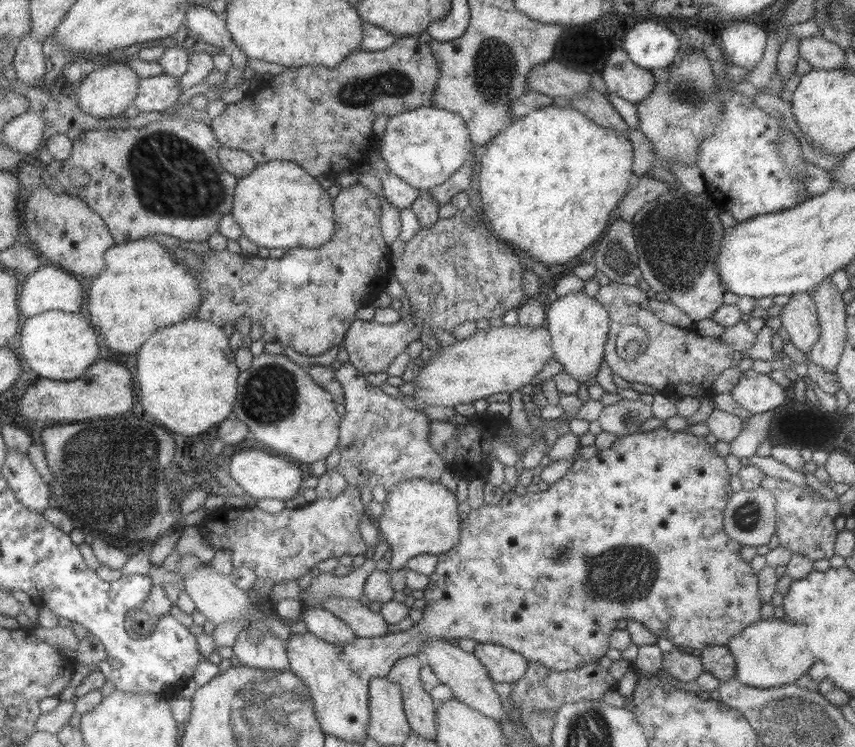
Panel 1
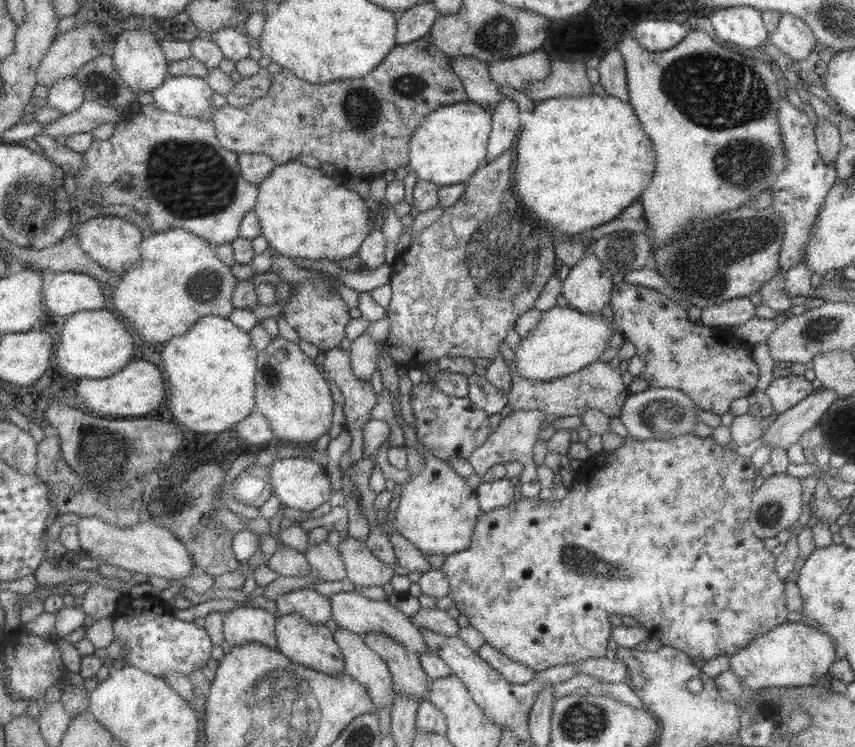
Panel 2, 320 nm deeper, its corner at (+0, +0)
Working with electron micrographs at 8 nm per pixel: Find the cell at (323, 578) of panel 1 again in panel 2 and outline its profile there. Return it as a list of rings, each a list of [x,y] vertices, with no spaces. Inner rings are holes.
[[[322,541],[318,545],[308,544],[306,551],[303,553],[308,565],[313,568],[314,571],[317,571],[317,574],[321,575],[325,580],[341,580],[346,577],[346,570],[338,550],[329,546],[326,541]]]

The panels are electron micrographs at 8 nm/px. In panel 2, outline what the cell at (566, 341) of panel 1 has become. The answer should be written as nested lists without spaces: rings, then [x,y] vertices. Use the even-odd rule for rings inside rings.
[[[586,254],[571,266],[568,277],[562,280],[560,295],[572,309],[587,314],[600,313],[611,296],[614,285],[611,274],[593,254]]]

